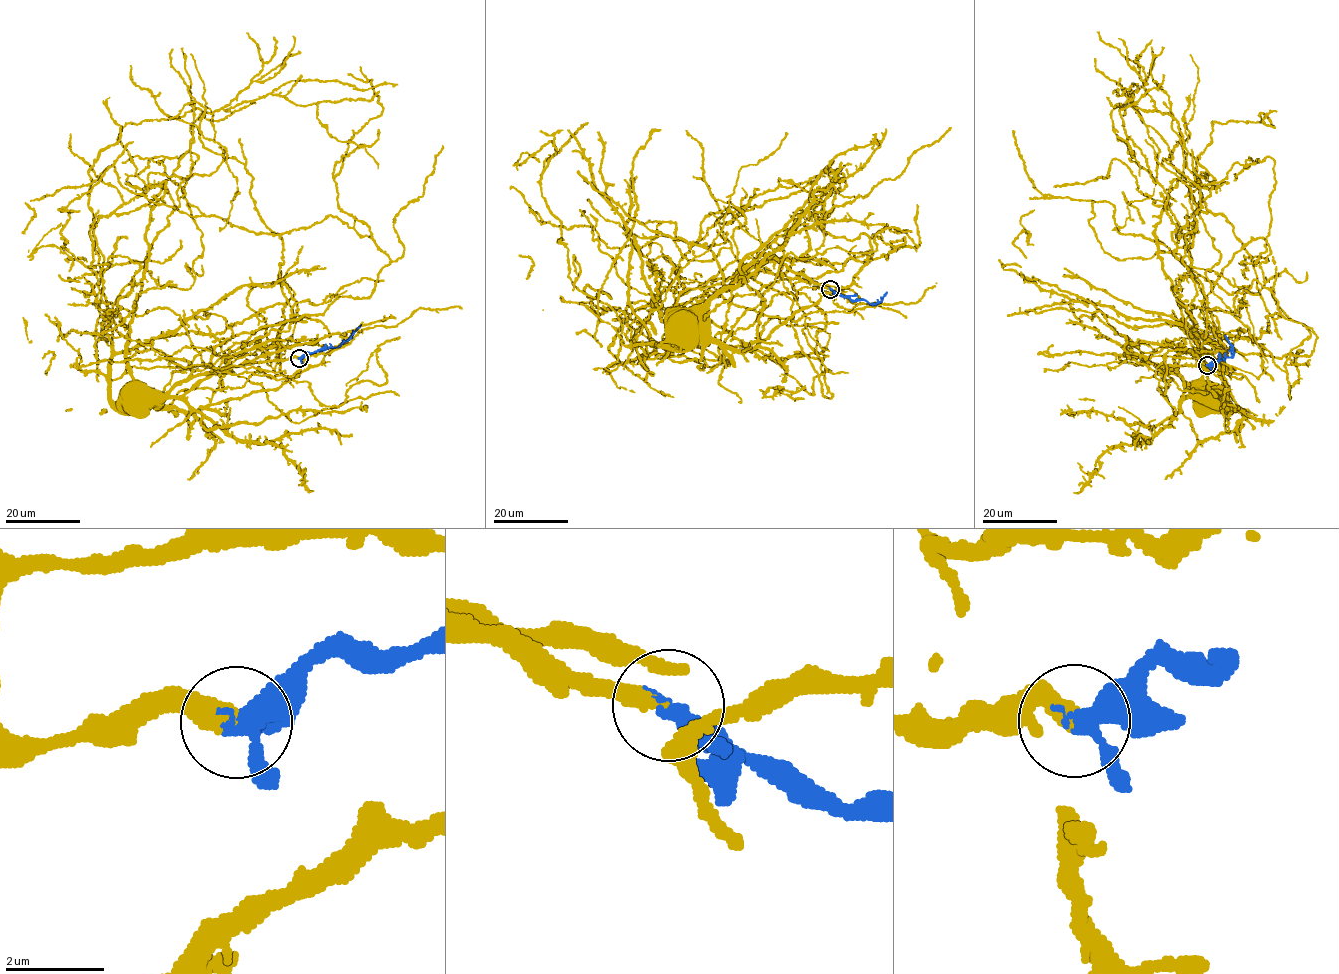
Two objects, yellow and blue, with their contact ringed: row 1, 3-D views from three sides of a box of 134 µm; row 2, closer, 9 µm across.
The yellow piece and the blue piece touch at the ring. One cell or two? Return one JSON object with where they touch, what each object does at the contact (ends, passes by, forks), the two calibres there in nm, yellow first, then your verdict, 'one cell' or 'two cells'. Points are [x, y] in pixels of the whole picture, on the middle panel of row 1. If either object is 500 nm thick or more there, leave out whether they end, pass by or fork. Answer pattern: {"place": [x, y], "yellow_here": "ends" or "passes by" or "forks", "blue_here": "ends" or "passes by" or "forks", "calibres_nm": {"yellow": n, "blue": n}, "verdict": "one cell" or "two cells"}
{"place": [830, 289], "yellow_here": "ends", "blue_here": "passes by", "calibres_nm": {"yellow": 360, "blue": 300}, "verdict": "one cell"}

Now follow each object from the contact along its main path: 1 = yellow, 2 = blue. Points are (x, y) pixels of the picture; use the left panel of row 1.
1: (299, 358), (255, 361), (189, 376), (155, 397), (140, 396), (137, 392)
2: (299, 358), (307, 353), (340, 346), (361, 324)

